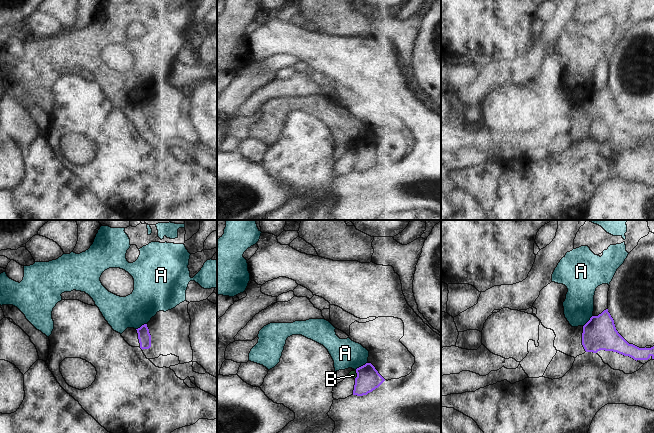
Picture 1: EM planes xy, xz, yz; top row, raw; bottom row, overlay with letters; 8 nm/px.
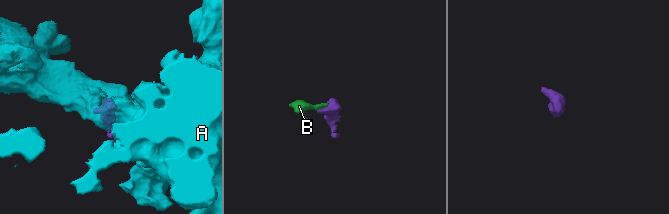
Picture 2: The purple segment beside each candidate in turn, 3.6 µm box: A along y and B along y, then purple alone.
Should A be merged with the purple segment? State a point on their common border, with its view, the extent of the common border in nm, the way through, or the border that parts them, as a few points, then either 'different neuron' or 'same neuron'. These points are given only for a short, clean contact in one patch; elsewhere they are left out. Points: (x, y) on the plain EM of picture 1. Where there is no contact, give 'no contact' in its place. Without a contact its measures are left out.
meets purple in xz at (361, 142); contact 120 nm long; border along xz (367, 138), (355, 146); different neuron

